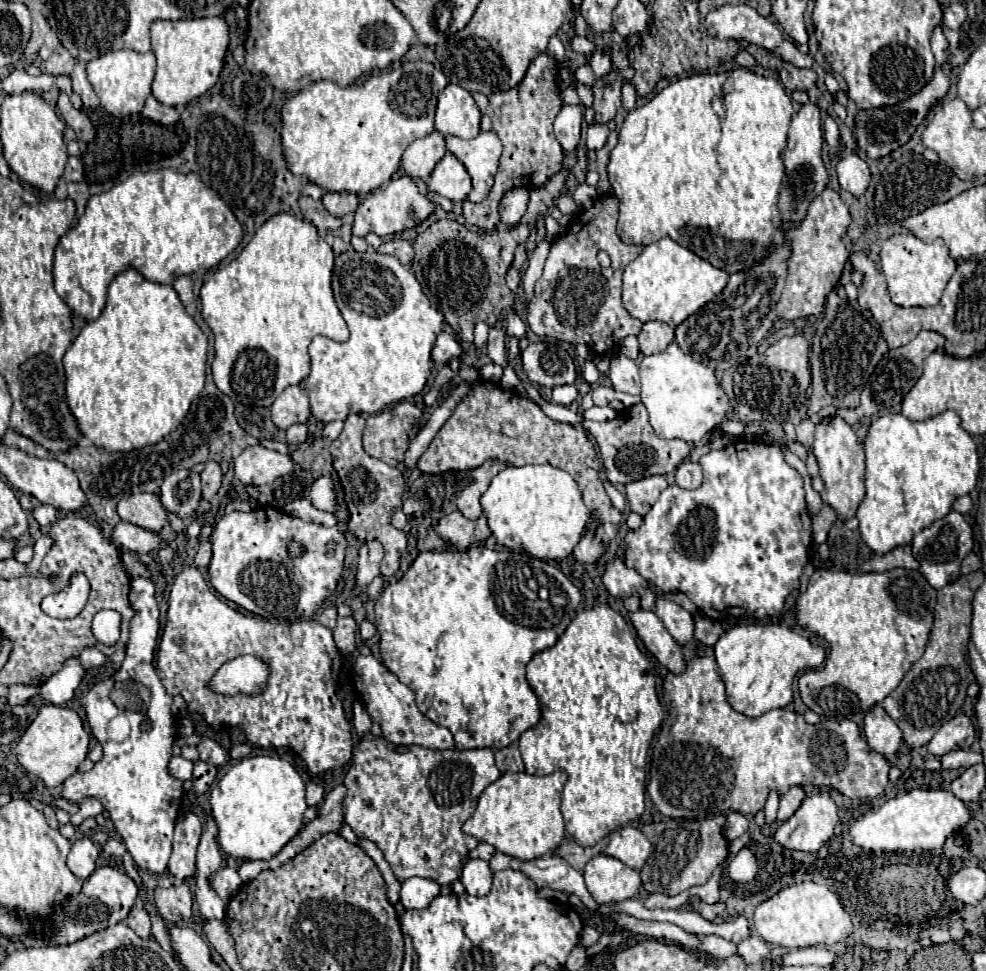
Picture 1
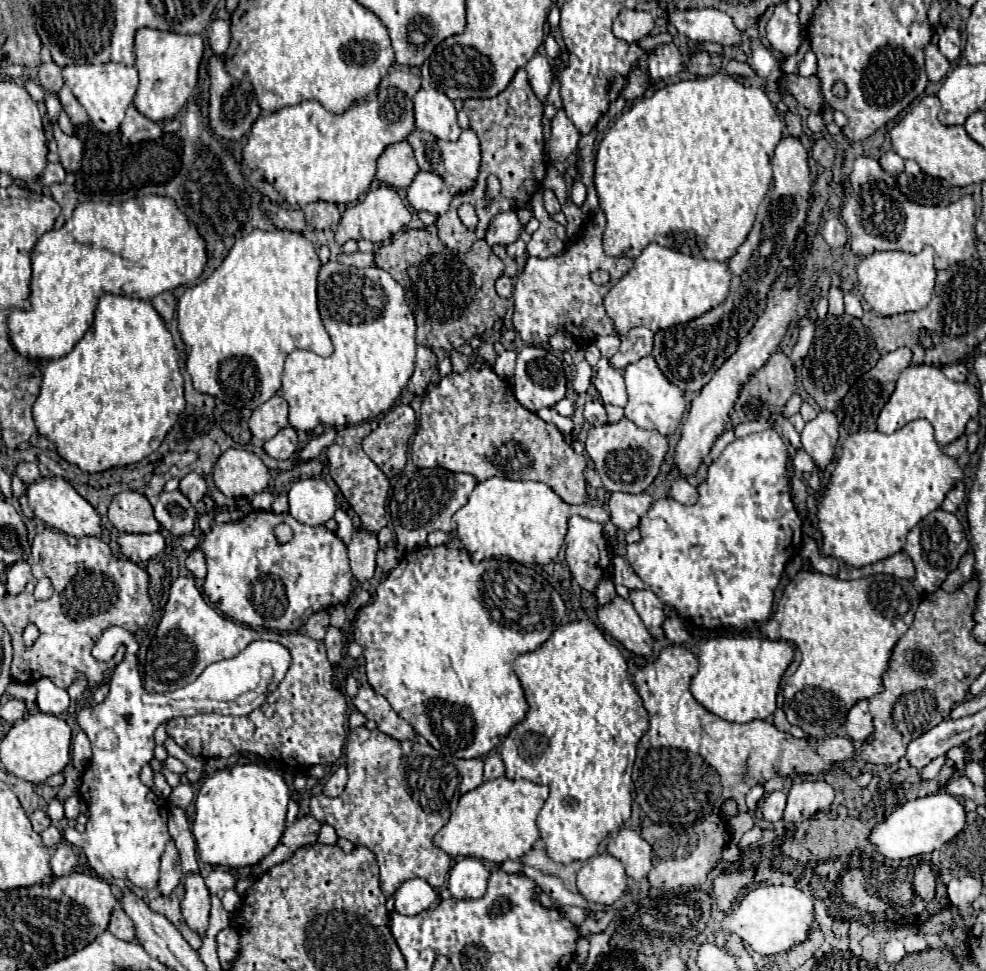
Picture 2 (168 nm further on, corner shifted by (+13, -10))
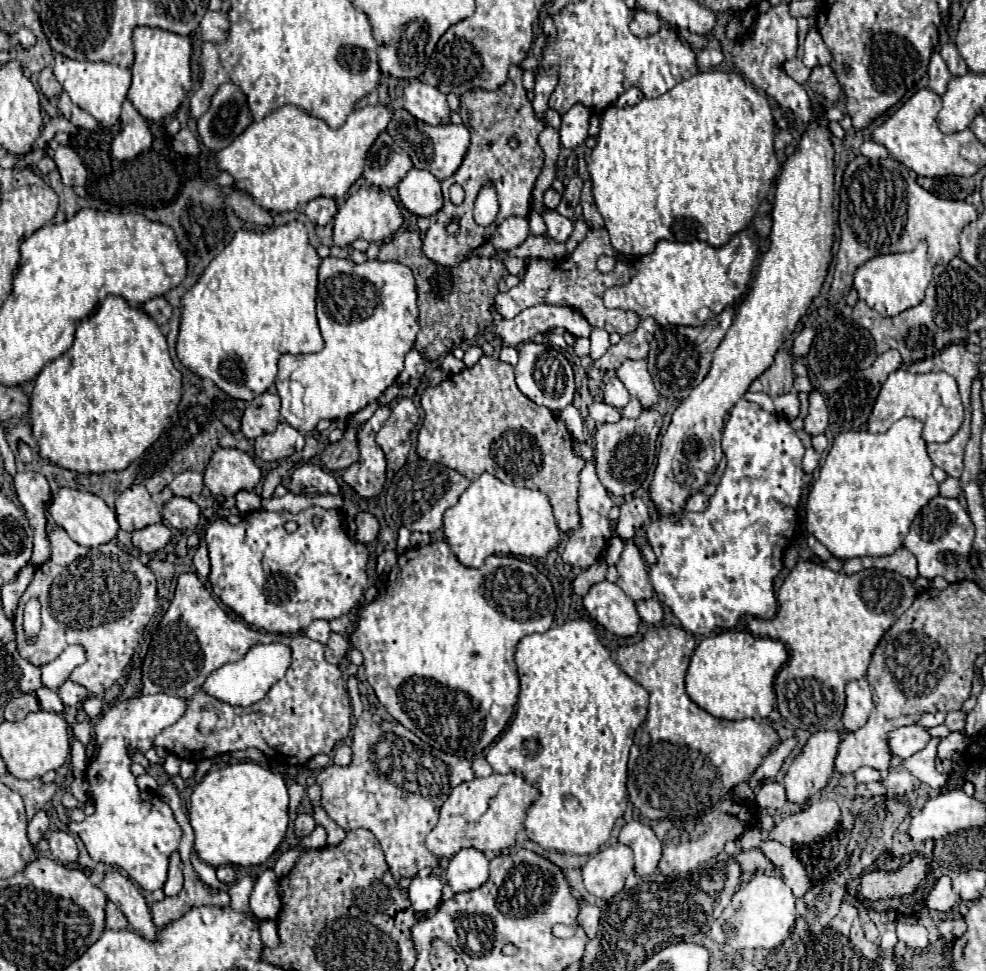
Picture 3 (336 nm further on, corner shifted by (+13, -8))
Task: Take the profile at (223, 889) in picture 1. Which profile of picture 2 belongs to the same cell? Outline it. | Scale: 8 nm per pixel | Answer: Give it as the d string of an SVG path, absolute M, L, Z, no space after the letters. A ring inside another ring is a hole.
M214 870L206 878L206 886L208 886L210 894L216 894L218 898L222 898L224 892L228 888L232 888L234 884L236 884L236 878L230 872L224 872L224 870Z

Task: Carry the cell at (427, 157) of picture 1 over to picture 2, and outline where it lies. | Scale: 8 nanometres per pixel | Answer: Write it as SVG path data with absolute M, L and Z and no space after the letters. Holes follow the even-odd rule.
M398 142L388 146L380 156L376 178L392 188L408 188L418 170L412 146L408 142Z

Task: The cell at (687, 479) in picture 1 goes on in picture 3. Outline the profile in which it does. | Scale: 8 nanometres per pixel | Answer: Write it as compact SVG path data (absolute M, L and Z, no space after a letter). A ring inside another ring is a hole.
M698 492L696 496L692 496L692 498L688 500L686 510L690 510L690 512L704 512L706 506L708 506L708 498L706 498L702 492Z

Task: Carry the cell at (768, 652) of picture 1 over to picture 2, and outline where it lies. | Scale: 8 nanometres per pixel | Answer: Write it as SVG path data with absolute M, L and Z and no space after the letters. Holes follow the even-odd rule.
M712 638L700 644L698 674L692 678L692 696L712 714L728 722L750 722L756 718L770 718L776 710L776 692L780 680L792 662L794 650L788 642L768 638Z

